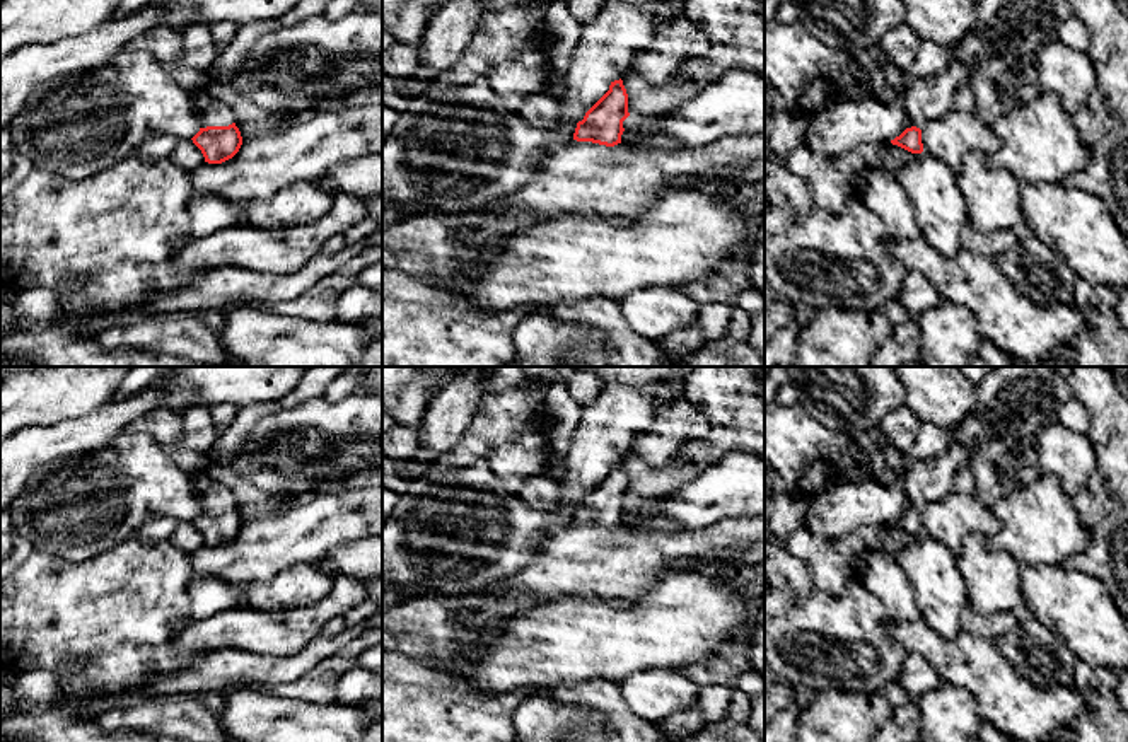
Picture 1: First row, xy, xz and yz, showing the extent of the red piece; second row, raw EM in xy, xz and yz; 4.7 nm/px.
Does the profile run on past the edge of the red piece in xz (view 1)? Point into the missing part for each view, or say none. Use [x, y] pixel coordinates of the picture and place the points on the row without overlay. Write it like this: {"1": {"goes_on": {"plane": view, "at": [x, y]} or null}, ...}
{"1": {"goes_on": null}}

